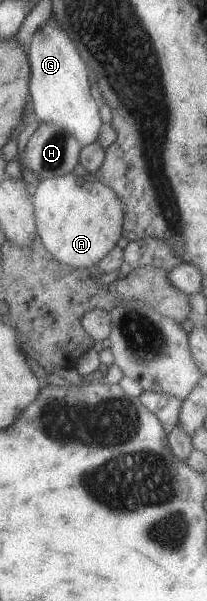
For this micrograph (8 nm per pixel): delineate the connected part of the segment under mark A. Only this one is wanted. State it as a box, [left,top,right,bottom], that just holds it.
[31,173,122,269]

